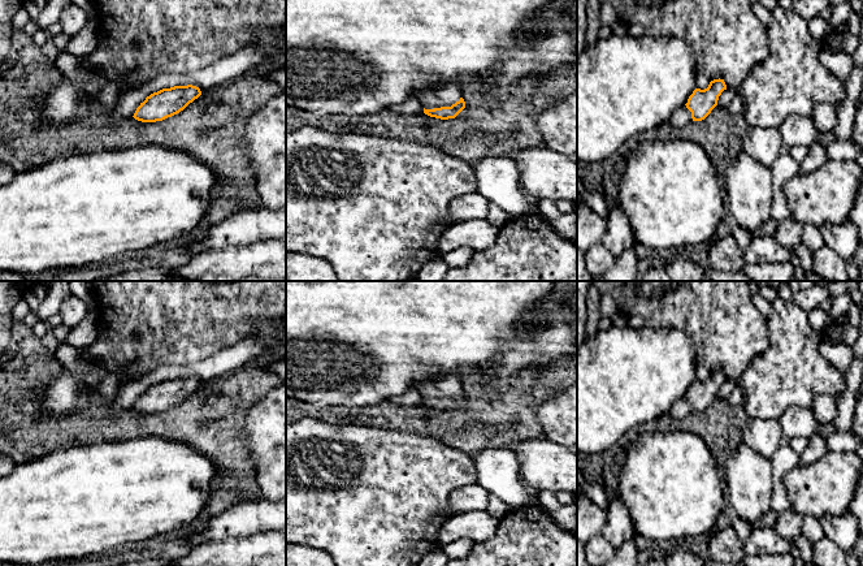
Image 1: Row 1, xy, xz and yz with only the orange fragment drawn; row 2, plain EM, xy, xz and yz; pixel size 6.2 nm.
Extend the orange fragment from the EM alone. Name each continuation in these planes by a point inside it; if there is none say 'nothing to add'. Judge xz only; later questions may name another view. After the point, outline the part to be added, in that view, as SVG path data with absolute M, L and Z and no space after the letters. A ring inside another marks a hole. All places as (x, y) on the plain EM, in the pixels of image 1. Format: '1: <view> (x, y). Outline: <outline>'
1: xz (447, 385). Outline: M446 373L442 377L435 377L428 383L420 383L416 389L425 401L434 401L451 398L460 392L461 384L457 376Z

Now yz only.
1: yz (681, 409). Outline: M684 397L681 401L677 401L669 410L668 415L672 419L682 419L693 414L691 403Z

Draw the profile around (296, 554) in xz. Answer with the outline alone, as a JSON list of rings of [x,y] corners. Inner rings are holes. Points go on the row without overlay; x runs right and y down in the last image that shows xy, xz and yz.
[[[286,544],[286,566],[337,566],[330,554],[298,544]]]

